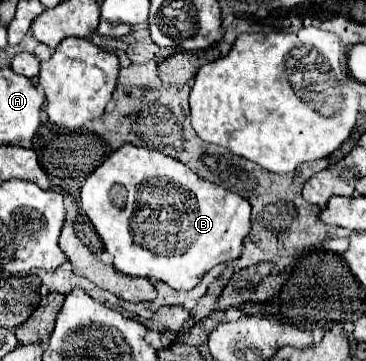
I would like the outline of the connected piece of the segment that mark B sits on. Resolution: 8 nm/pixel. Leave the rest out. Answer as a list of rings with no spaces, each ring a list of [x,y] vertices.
[[[132,143],[114,151],[90,177],[86,177],[80,191],[80,205],[102,237],[104,249],[114,255],[114,267],[120,273],[154,277],[182,291],[196,287],[218,263],[238,259],[244,237],[250,233],[250,205],[244,197],[200,179],[184,163],[160,151],[134,147]]]

